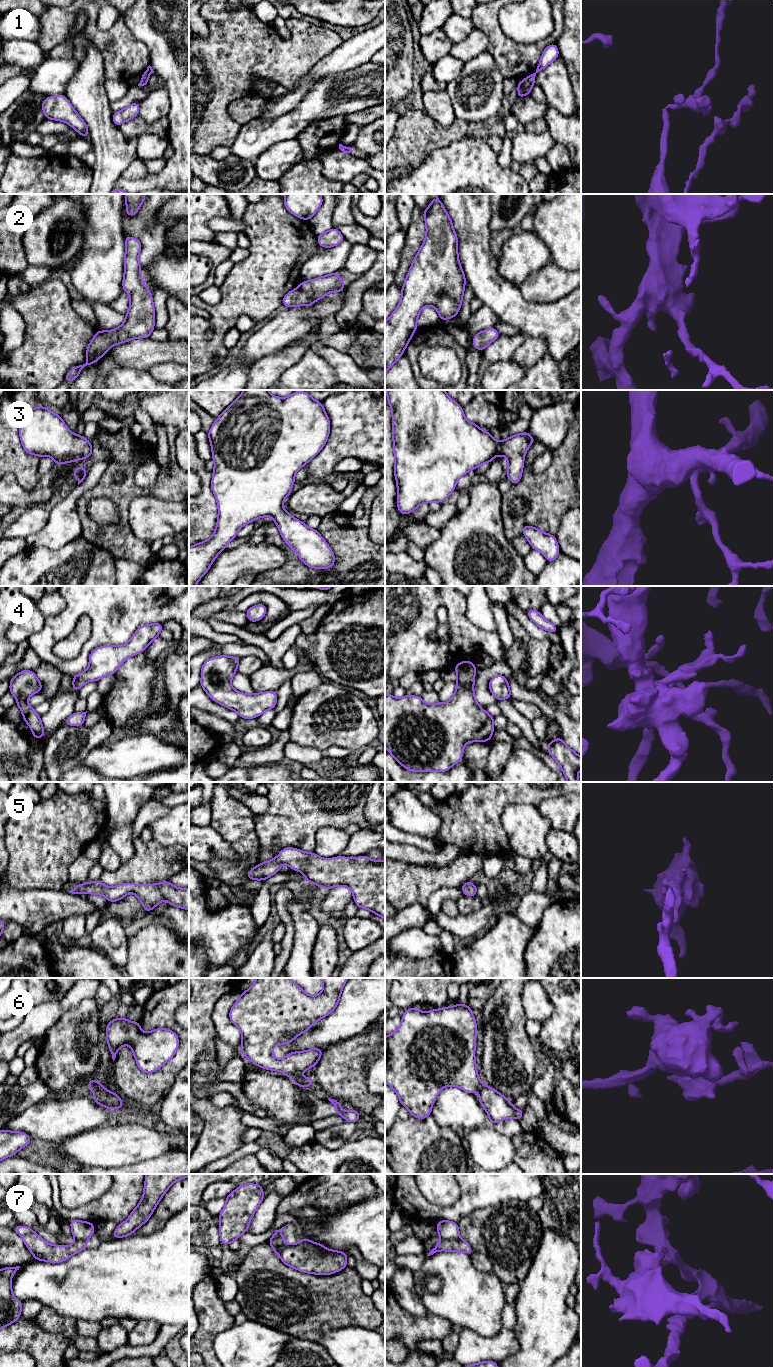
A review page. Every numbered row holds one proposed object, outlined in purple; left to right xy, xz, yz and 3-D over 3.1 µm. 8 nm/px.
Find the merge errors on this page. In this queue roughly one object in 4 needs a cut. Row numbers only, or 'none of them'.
6, 7

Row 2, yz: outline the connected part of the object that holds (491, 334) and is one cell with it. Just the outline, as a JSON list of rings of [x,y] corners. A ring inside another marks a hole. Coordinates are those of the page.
[[[487,328],[473,335],[473,347],[479,351],[483,351],[491,342],[495,341],[500,333],[494,328]]]

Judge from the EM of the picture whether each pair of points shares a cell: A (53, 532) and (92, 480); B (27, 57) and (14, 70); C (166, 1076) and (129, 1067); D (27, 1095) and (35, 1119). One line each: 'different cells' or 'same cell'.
A: same cell
B: different cells
C: same cell
D: different cells

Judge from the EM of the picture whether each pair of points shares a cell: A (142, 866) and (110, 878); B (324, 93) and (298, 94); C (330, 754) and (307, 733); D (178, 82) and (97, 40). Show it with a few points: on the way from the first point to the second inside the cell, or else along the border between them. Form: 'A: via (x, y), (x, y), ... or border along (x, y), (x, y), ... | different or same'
A: via (134, 871), (118, 877) | same
B: border along (321, 77), (289, 111) | different
C: border along (348, 748), (329, 746), (323, 752) | different
D: border along (141, 42), (148, 50), (150, 64) | different

